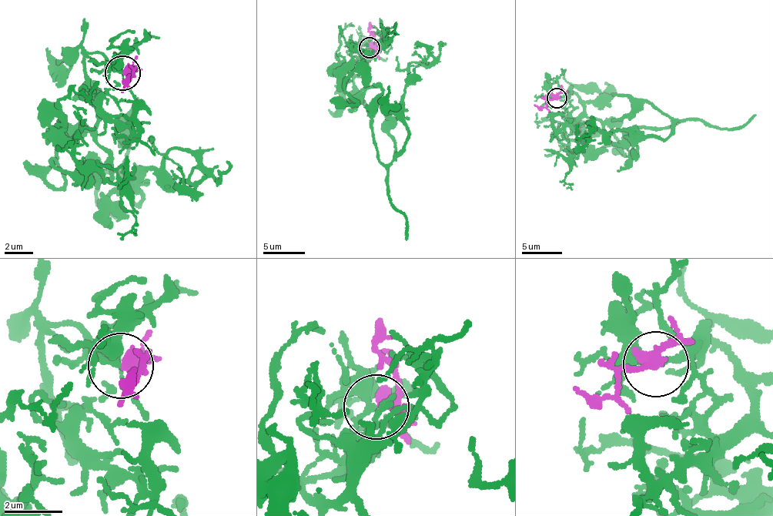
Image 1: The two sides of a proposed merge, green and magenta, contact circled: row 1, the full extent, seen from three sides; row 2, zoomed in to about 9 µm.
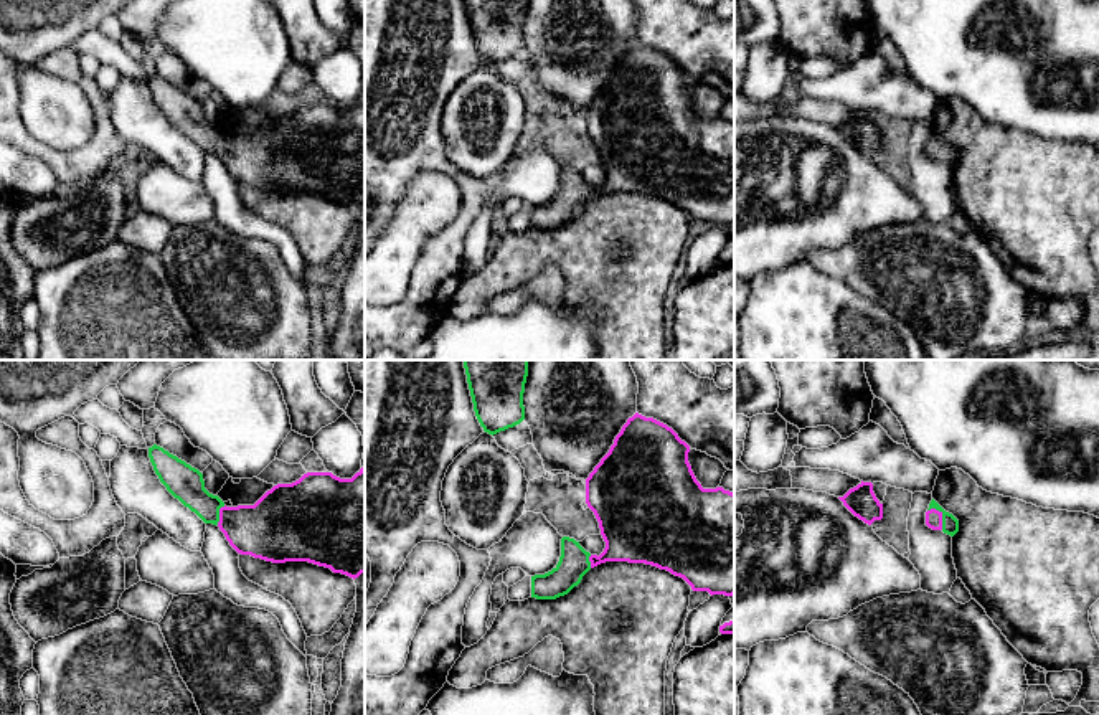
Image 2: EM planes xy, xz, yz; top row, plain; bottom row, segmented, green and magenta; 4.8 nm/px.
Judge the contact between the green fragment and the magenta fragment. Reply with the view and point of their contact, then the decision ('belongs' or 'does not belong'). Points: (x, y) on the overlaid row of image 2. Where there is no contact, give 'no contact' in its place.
yz (943, 516) | belongs

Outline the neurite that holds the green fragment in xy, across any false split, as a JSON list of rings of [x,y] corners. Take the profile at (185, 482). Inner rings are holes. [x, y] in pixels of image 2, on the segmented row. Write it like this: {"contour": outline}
{"contour": [[[157,444],[149,447],[149,457],[167,490],[205,523],[218,525],[238,553],[272,563],[309,561],[353,580],[365,573],[365,467],[351,479],[307,472],[292,484],[274,485],[254,505],[226,507],[205,489],[198,469]]]}

